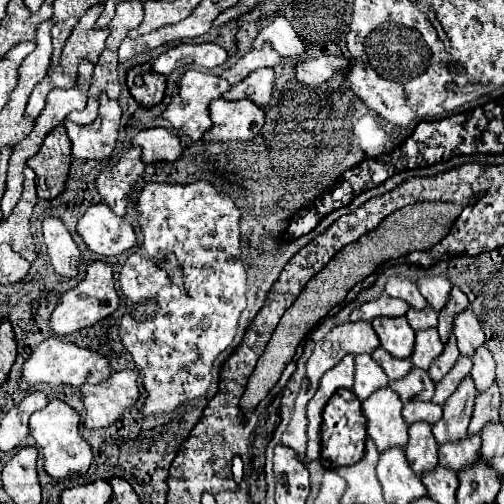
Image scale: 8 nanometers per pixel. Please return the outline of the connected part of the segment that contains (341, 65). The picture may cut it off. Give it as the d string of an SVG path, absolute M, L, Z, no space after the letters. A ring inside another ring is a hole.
M320 56L320 58L306 60L306 62L298 62L294 66L294 72L296 72L298 82L308 84L308 86L318 86L330 80L334 72L346 70L348 64L350 62L342 56Z

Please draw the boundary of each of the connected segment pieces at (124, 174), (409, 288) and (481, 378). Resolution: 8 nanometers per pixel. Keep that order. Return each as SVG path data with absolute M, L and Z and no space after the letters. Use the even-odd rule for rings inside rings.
M128 148L118 164L102 170L96 178L96 186L102 200L112 208L116 216L126 214L126 206L130 202L130 198L126 196L132 192L132 186L144 174L144 162L140 160L140 154L142 148Z
M390 278L386 284L386 294L392 298L404 300L408 306L414 310L424 310L426 308L426 298L418 292L418 286L406 278Z
M486 346L478 348L478 352L472 356L472 362L474 362L474 368L470 374L472 374L474 386L478 392L484 392L494 382L494 360L490 350Z

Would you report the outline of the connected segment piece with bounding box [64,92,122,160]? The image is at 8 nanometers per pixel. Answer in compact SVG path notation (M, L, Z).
M104 92L100 94L100 112L98 118L88 126L78 126L70 120L64 120L72 142L72 156L90 160L90 158L108 158L114 150L118 128L120 128L120 106L116 100L110 100Z

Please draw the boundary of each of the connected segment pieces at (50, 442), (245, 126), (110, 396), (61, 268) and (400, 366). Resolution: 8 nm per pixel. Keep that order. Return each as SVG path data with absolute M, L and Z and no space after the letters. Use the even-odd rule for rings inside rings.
M50 400L44 410L30 418L30 434L44 454L44 470L56 480L66 480L70 474L86 474L92 464L92 450L78 432L80 414L62 400Z
M218 98L210 102L210 120L212 128L202 140L252 140L264 124L264 110L252 100L228 102Z
M122 370L100 384L82 384L80 394L86 408L84 426L104 428L116 422L138 398L136 378L136 372Z
M54 216L44 218L42 234L44 234L44 240L46 240L48 256L50 256L54 270L64 278L74 278L78 274L80 252L74 244L70 232L62 224L62 220L54 218Z
M384 348L374 350L374 352L372 352L372 358L384 368L384 372L386 372L386 376L388 376L390 380L400 380L400 378L404 378L404 376L410 372L410 368L414 366L414 364L410 364L408 358L406 358L406 360L398 360L398 358L390 356Z

